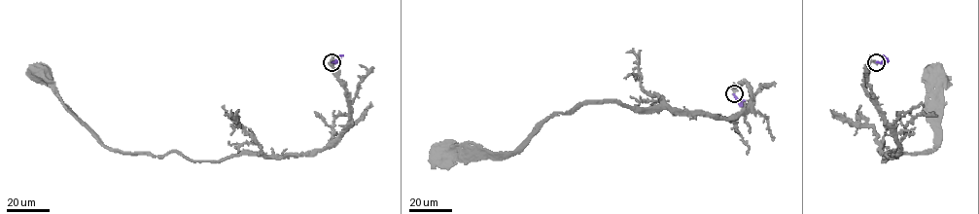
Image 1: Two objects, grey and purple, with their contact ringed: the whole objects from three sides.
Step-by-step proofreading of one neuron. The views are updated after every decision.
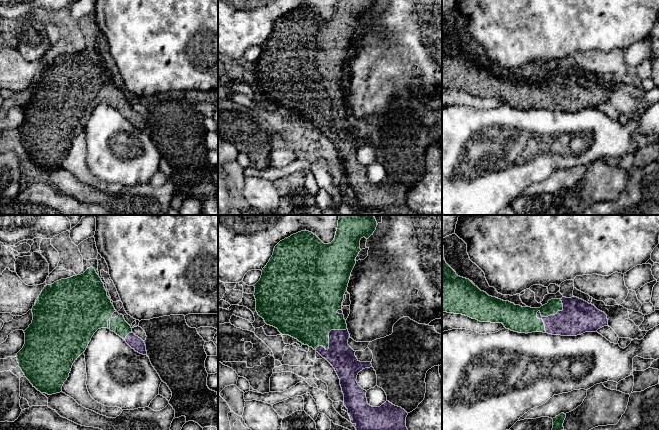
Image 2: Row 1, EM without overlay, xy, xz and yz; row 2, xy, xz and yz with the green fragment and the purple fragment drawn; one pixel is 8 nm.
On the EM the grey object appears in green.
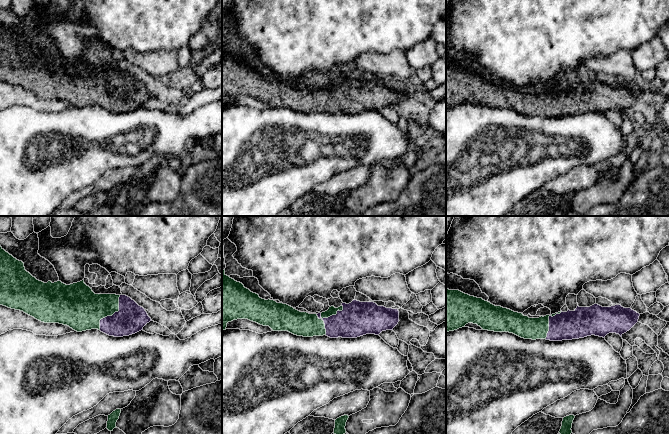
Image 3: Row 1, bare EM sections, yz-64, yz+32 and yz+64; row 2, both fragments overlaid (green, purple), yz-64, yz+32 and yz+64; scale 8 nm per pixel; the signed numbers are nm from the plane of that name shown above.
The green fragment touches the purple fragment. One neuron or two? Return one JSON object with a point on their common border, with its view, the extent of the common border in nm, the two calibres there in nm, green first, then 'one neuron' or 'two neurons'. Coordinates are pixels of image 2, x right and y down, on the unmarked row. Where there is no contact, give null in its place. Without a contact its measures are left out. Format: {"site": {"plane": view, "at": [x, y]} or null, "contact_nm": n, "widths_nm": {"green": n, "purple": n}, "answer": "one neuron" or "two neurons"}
{"site": {"plane": "yz", "at": [550, 90]}, "contact_nm": 300, "widths_nm": {"green": 220, "purple": 280}, "answer": "one neuron"}

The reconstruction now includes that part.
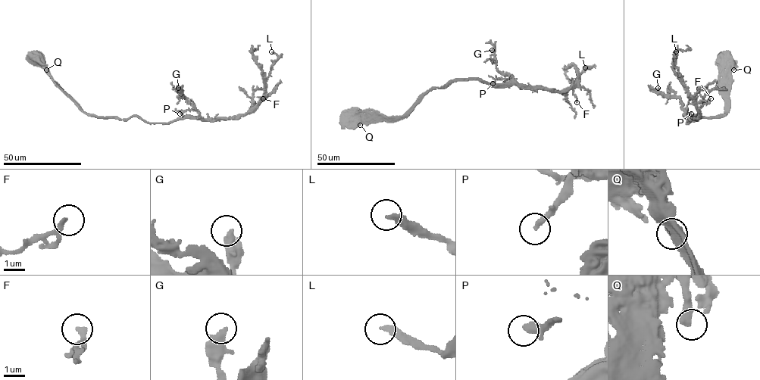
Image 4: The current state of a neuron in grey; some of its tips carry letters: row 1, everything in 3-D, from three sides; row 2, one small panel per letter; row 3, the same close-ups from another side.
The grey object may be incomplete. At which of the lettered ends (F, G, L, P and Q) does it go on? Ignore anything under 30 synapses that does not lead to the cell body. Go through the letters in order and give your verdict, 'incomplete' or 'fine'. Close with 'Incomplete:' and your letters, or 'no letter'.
F: fine
G: fine
L: fine
P: fine
Q: fine
Incomplete: no letter

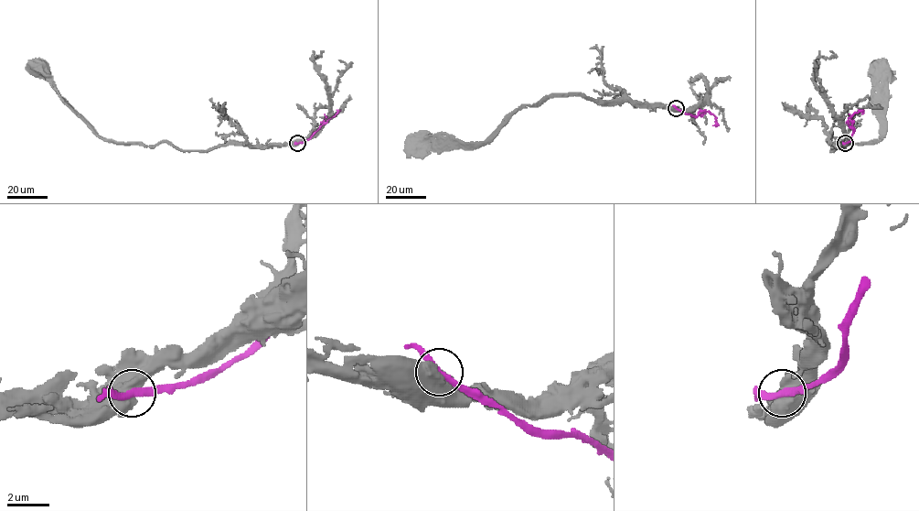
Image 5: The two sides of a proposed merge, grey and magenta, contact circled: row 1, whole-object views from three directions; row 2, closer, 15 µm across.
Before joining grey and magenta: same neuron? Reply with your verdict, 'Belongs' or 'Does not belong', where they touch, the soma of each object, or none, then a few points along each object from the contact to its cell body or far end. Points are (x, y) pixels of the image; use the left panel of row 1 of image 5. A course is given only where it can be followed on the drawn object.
Does not belong. Place: (297, 143). Soma of grey: (42, 68). Soma of magenta: none. Course of grey: (297, 143), (231, 143), (184, 151), (168, 142), (154, 146), (104, 140), (60, 97), (42, 67). Course of magenta: (297, 143), (307, 140), (335, 114)

